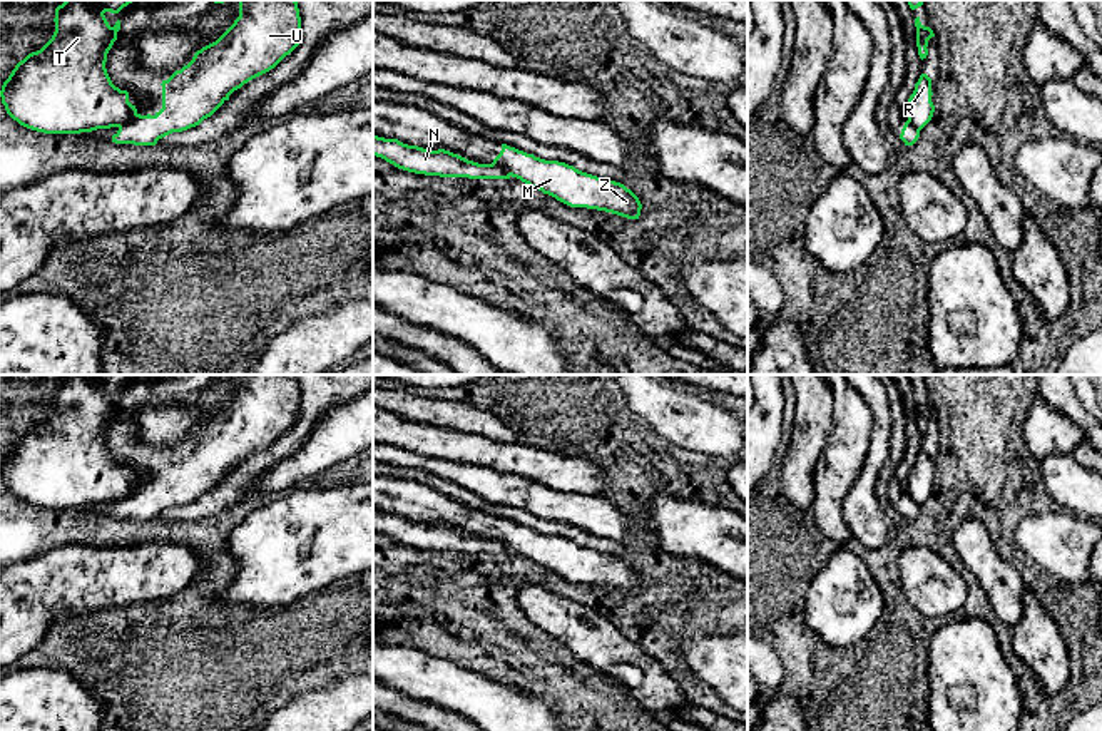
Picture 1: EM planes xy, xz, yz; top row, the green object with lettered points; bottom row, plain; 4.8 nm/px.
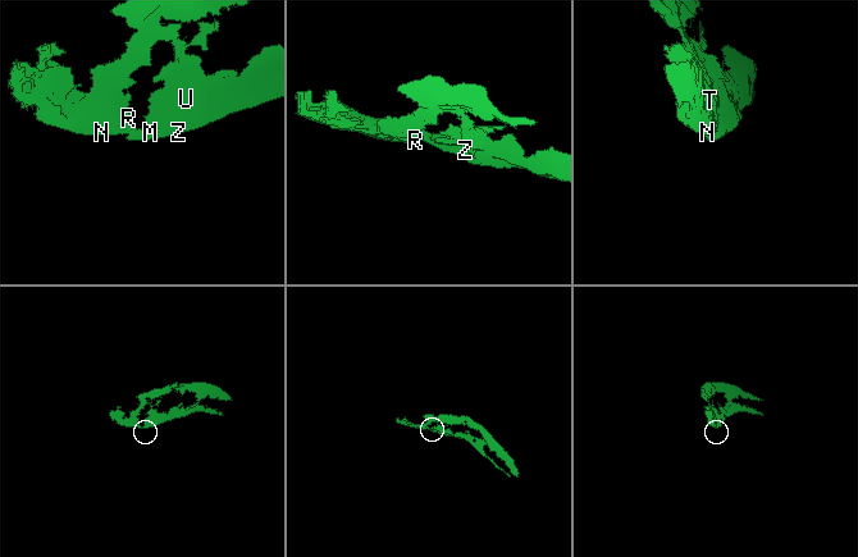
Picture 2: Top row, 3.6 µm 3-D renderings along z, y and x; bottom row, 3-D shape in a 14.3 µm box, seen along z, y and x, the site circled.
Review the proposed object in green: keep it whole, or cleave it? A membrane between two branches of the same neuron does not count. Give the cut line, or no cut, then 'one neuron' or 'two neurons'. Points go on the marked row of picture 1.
xy (136, 112), (117, 126) | two neurons

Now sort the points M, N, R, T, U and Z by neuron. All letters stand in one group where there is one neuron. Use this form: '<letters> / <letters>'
M U Z / N R T

